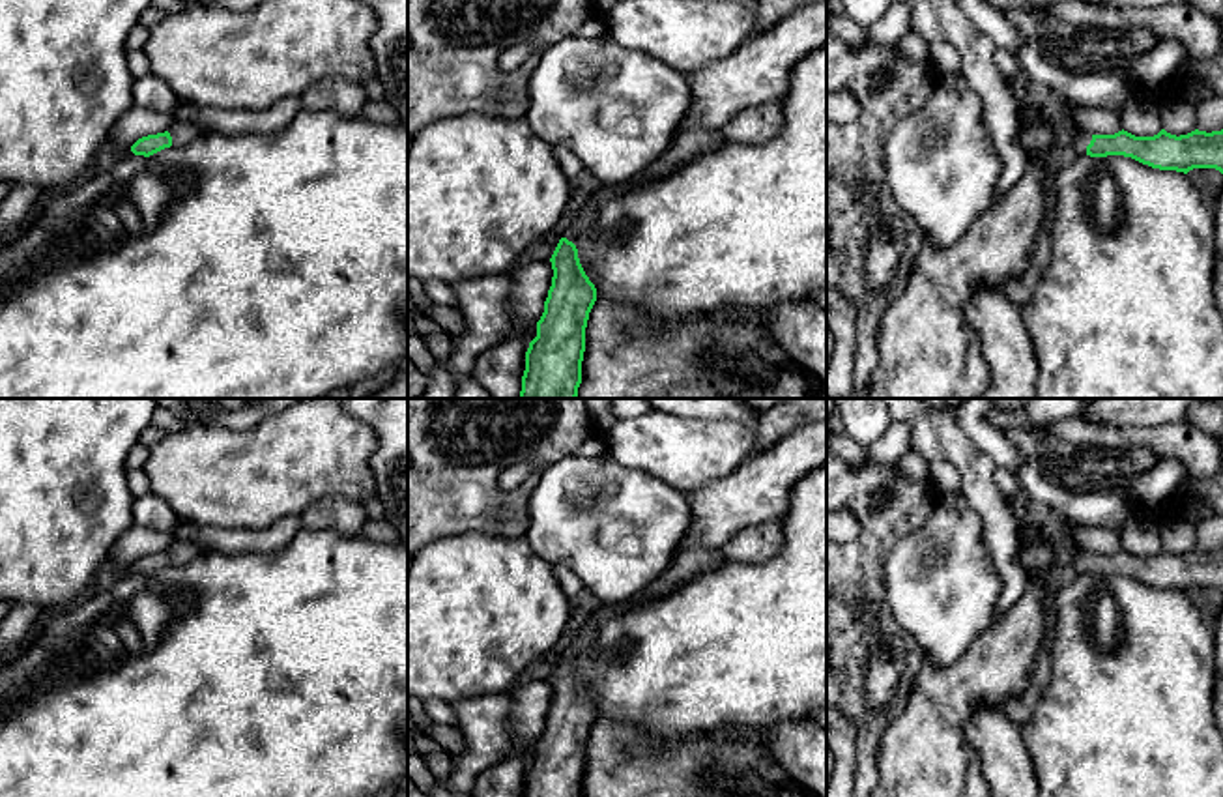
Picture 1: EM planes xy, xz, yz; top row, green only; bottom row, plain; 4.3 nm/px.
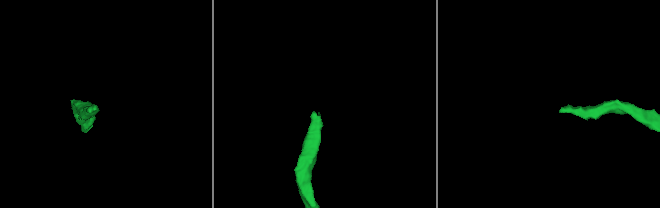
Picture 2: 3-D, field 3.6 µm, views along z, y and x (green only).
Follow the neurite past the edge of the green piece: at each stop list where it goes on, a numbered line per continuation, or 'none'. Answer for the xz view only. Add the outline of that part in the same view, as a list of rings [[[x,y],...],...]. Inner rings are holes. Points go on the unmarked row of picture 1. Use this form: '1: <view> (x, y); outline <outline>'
1: xz (689, 562); outline [[[699,546],[679,548],[673,561],[664,571],[664,574],[658,580],[655,580],[649,587],[634,595],[628,602],[604,604],[600,610],[597,610],[580,629],[578,636],[567,647],[563,657],[572,660],[578,668],[580,653],[595,645],[595,636],[597,636],[600,619],[610,617],[617,612],[623,612],[625,608],[632,604],[668,595],[683,587],[686,582],[694,580],[698,574],[718,567],[724,559],[726,556],[722,548],[718,550],[699,548]]]

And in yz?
1: yz (1081, 558); outline [[[1085,548],[1075,550],[1072,558],[1073,567],[1079,574],[1086,574],[1086,565],[1090,563],[1090,559],[1092,559],[1092,552]]]

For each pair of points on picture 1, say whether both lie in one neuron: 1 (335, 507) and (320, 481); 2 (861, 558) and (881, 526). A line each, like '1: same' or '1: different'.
1: different
2: same

